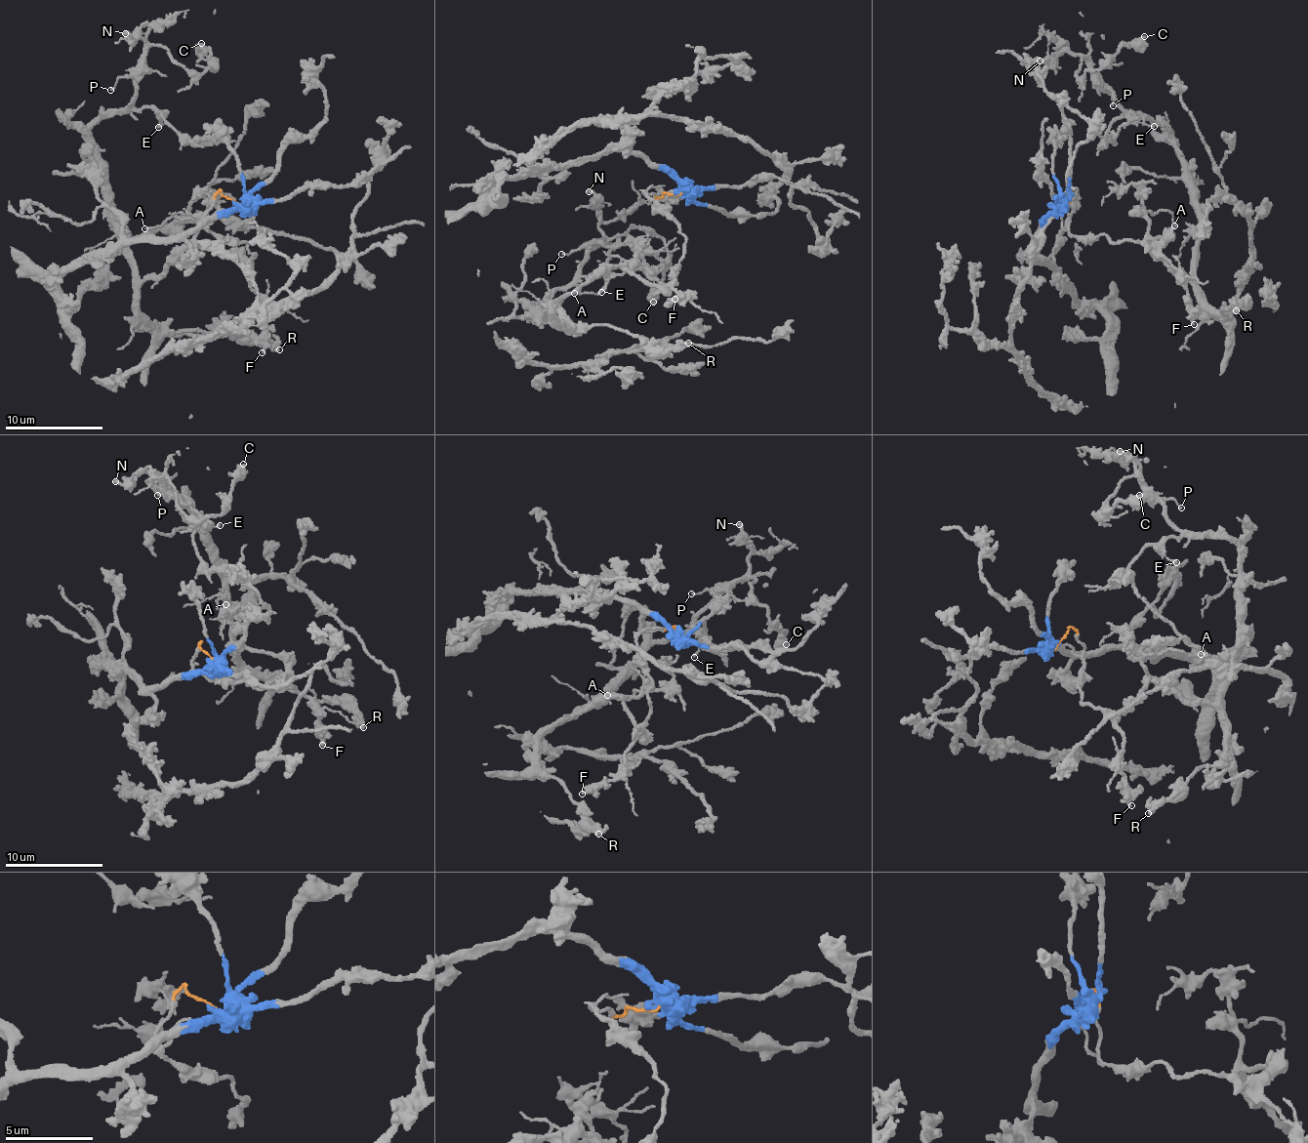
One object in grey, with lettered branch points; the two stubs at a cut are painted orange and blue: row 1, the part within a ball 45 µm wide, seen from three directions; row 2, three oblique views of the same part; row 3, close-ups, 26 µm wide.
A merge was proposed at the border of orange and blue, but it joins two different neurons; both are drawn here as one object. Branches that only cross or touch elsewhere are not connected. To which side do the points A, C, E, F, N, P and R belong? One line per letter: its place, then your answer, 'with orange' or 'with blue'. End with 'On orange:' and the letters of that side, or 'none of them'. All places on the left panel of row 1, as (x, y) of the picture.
A: (144, 228) | with orange
C: (201, 43) | with orange
E: (158, 127) | with orange
F: (262, 352) | with orange
N: (125, 33) | with orange
P: (110, 90) | with orange
R: (279, 349) | with orange
On orange: A, C, E, F, N, P, R

